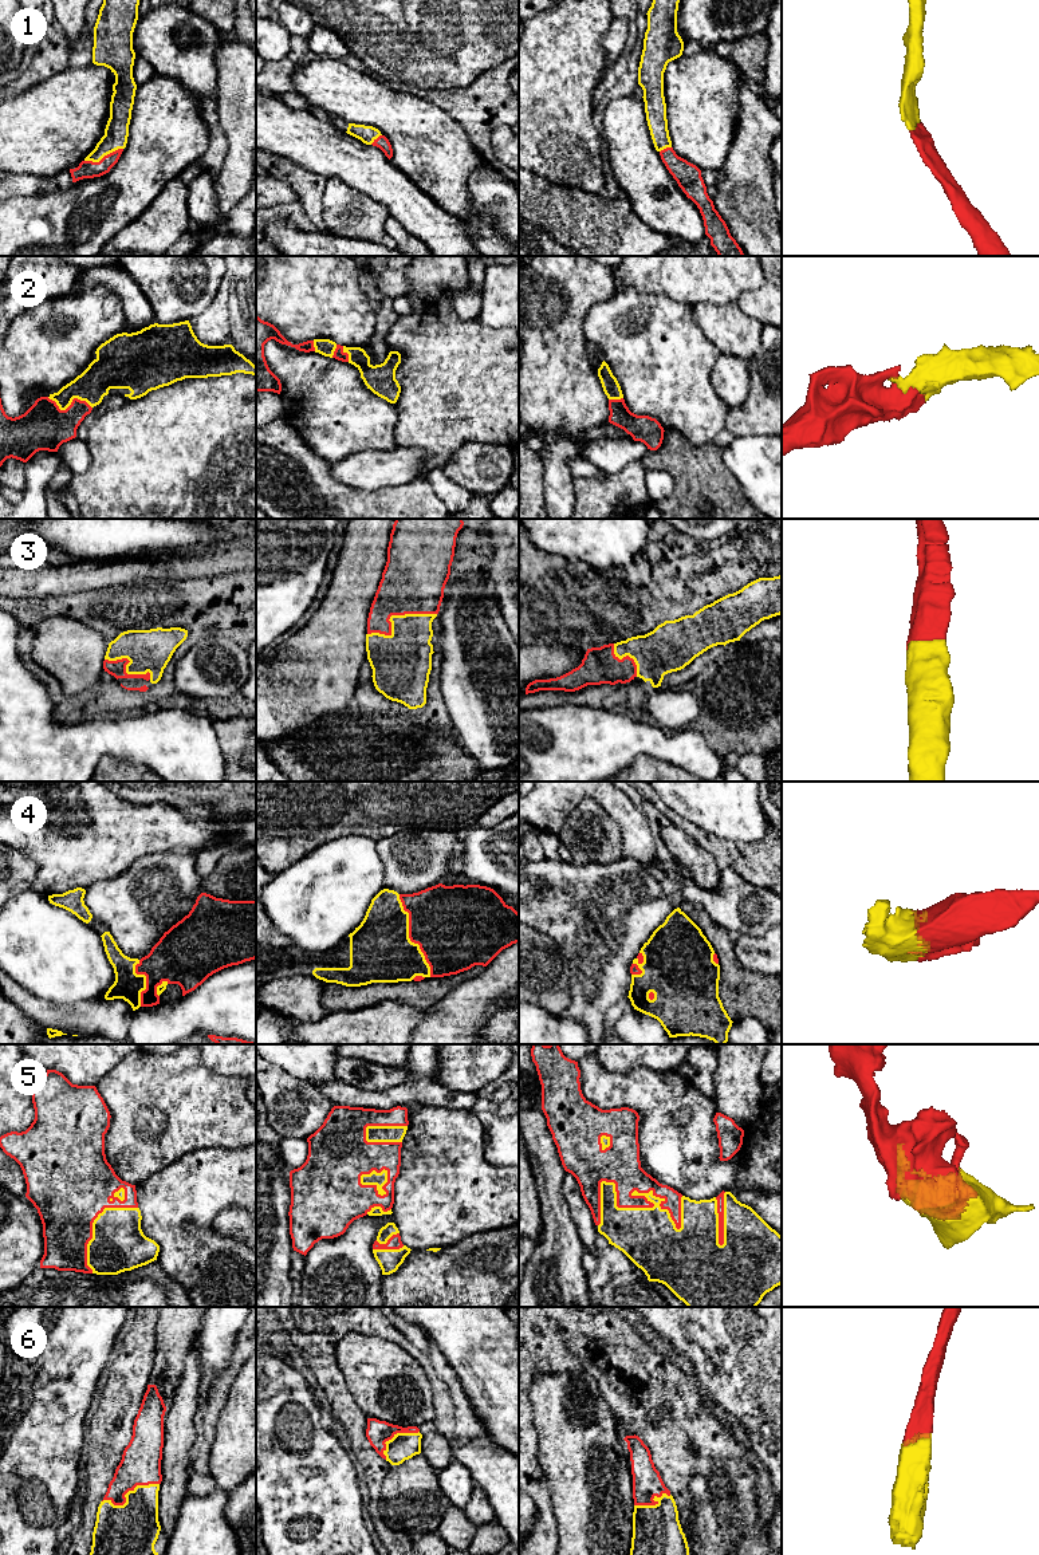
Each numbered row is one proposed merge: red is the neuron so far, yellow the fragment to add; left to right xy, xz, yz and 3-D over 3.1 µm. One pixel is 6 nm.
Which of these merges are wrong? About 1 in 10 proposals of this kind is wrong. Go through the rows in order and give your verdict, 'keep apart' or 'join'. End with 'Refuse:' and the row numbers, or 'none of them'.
1: join
2: join
3: join
4: join
5: join
6: join
Refuse: none of them

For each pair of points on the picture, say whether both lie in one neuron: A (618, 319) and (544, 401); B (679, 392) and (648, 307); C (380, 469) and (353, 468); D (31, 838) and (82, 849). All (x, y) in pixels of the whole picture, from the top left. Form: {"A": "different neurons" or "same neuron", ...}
{"A": "different neurons", "B": "same neuron", "C": "same neuron", "D": "same neuron"}

